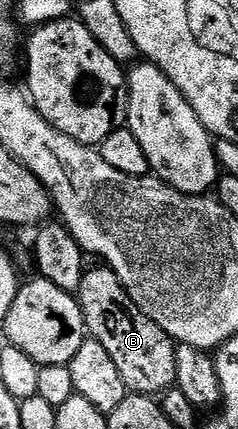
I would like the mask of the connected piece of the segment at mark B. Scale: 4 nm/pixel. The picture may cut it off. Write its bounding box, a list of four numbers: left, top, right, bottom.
[78,269,177,396]

